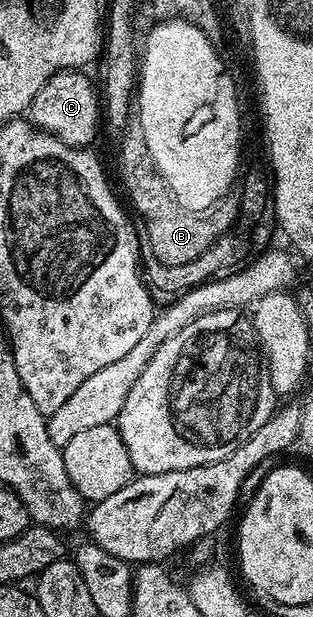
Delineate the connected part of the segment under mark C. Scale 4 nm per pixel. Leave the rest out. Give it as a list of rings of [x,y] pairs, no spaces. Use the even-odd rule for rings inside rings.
[[[61,71],[55,73],[52,78],[42,87],[42,91],[38,91],[38,95],[34,95],[32,107],[30,110],[30,120],[33,125],[49,132],[56,134],[58,139],[62,139],[68,145],[77,147],[88,147],[93,143],[96,137],[96,128],[102,125],[102,101],[96,91],[98,89],[92,86],[92,81],[87,77],[84,71]]]

